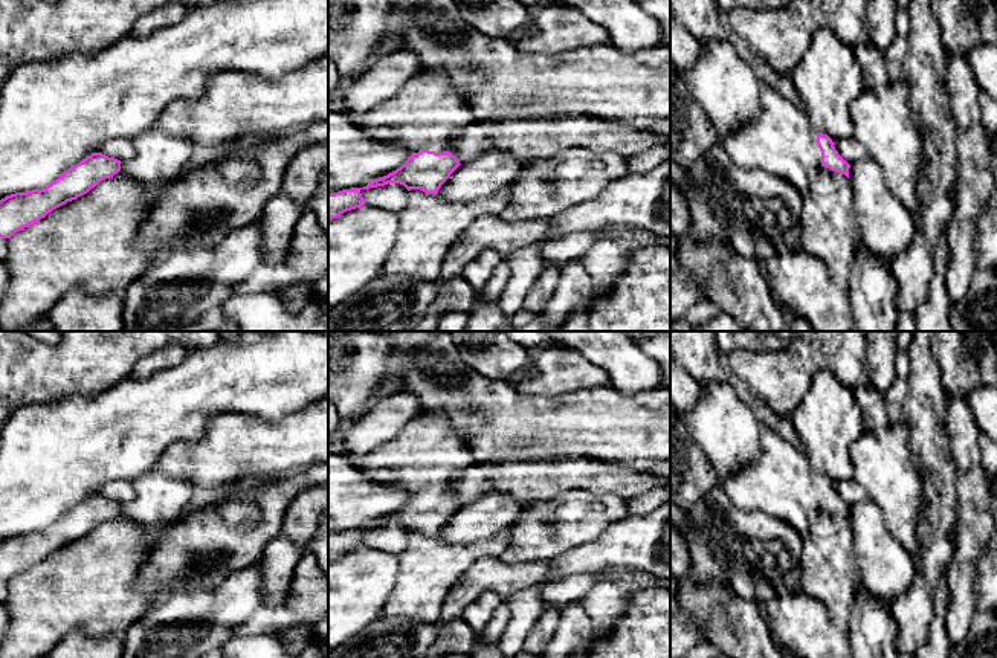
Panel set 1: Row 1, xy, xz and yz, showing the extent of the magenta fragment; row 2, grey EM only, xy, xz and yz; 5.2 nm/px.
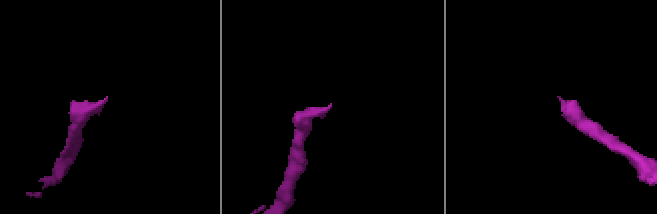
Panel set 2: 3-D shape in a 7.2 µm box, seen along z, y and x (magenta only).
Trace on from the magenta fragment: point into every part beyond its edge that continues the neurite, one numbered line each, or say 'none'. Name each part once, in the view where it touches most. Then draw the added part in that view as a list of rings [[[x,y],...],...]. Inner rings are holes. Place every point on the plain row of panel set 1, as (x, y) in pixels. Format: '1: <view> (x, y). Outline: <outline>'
1: xz (423, 457). Outline: [[[434,411],[415,415],[392,440],[365,455],[351,455],[350,463],[374,482],[412,495],[429,492],[455,498],[449,485],[452,476],[475,461],[449,414]]]

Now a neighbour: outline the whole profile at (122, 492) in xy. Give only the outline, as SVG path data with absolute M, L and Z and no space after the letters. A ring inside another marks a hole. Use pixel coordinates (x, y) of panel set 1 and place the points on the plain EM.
M113 481L98 489L95 495L102 495L108 499L127 504L134 498L134 489L131 481Z

